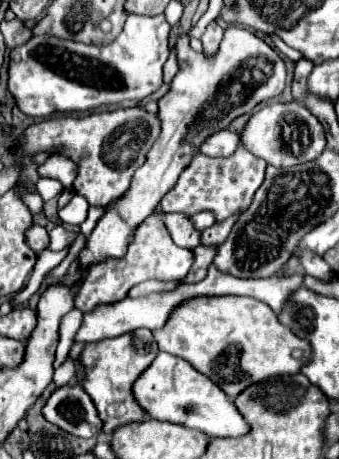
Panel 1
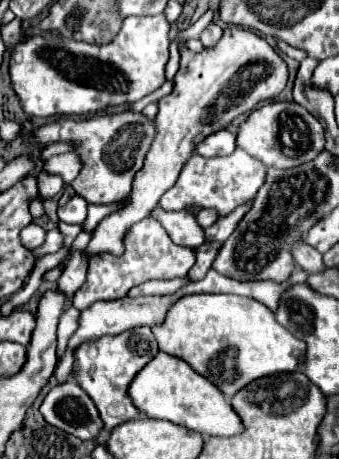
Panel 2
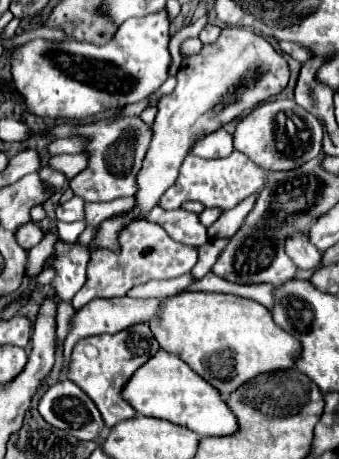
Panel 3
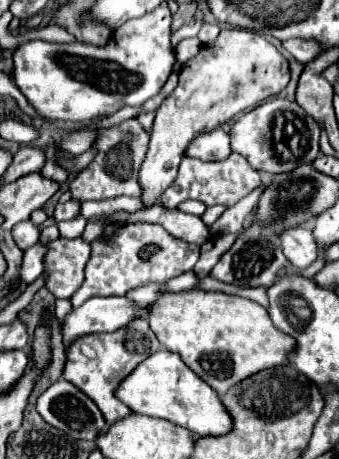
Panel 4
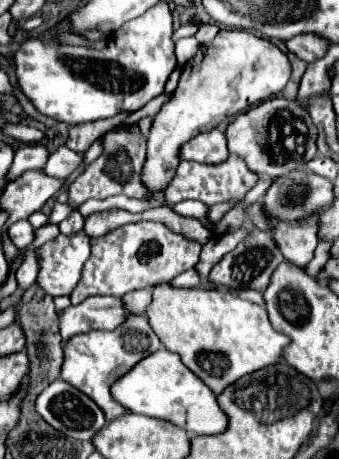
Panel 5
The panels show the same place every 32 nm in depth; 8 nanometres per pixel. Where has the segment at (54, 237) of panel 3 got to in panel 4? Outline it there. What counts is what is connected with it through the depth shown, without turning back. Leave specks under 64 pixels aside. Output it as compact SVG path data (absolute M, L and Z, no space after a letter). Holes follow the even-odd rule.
M36 244L24 252L24 266L20 272L22 282L34 282L42 274L42 262L48 254L48 244Z

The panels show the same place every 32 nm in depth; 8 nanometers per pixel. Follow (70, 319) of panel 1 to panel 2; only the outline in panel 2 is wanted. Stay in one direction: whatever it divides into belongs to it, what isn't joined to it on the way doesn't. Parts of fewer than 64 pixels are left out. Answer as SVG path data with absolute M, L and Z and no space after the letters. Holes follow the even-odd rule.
M70 306L60 316L60 324L58 324L58 360L62 360L62 356L66 352L66 346L68 346L68 340L78 328L78 318L80 318L80 312L74 306Z

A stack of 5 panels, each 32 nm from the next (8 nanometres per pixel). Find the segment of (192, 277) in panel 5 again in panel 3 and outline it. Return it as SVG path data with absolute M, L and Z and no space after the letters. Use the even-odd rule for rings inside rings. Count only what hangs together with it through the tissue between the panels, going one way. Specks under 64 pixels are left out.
M190 274L174 278L174 280L160 280L160 282L154 280L154 282L132 288L132 292L128 292L128 296L130 298L168 298L168 296L174 296L174 294L186 290L192 282L194 280Z

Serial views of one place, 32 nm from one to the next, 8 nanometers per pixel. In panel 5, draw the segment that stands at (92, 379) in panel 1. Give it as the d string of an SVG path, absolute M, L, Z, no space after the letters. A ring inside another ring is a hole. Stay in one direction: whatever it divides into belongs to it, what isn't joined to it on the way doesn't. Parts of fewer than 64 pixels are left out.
M130 316L120 328L112 332L88 332L84 336L74 336L72 340L64 342L64 364L62 364L62 380L82 390L86 396L90 396L100 410L104 412L106 420L114 420L116 416L126 414L126 408L118 402L114 402L110 388L112 384L122 378L126 372L130 372L140 360L160 350L160 340L152 332L148 320L144 316Z

